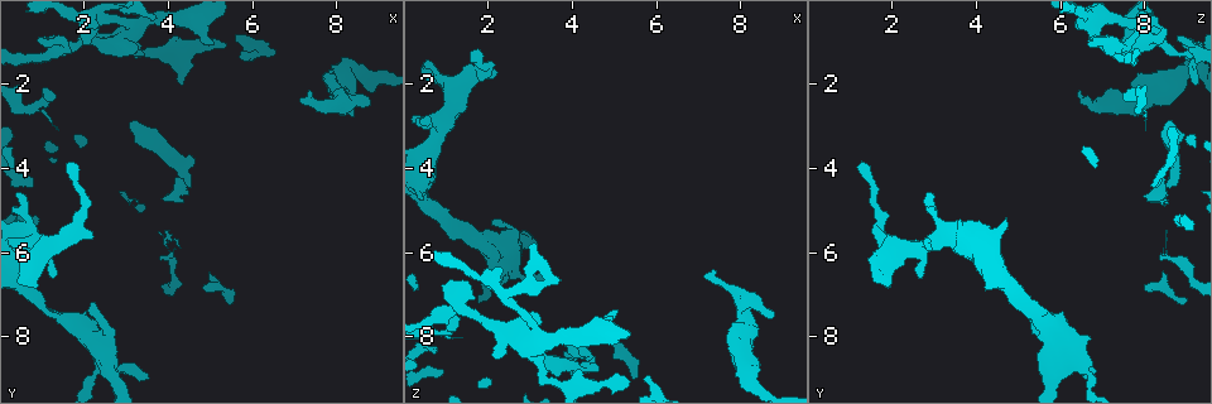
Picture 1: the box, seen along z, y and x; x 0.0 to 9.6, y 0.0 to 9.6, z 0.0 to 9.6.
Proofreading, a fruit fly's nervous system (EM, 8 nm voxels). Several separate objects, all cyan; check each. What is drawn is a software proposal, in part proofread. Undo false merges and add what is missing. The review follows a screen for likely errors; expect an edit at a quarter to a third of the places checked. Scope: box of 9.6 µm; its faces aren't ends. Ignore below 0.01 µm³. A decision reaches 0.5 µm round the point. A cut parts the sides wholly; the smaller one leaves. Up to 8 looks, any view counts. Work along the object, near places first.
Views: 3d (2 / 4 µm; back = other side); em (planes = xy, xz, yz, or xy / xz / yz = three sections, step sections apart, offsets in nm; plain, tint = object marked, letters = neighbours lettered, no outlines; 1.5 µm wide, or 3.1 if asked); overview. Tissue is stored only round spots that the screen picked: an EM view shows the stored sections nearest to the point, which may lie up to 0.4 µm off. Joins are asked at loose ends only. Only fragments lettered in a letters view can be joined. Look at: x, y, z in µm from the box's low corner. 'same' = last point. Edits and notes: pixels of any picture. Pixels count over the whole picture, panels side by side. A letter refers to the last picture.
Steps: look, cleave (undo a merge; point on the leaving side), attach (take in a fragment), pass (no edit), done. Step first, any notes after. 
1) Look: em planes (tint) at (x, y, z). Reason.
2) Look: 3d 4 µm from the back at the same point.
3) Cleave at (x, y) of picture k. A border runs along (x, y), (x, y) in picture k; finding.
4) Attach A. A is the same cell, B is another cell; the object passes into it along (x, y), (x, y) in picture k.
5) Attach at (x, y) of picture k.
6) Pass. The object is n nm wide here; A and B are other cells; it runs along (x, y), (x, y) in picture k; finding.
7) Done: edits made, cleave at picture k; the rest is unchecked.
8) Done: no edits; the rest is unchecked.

Look: 3d 4 µm from the back at (7.30, 2.20, 6.40).

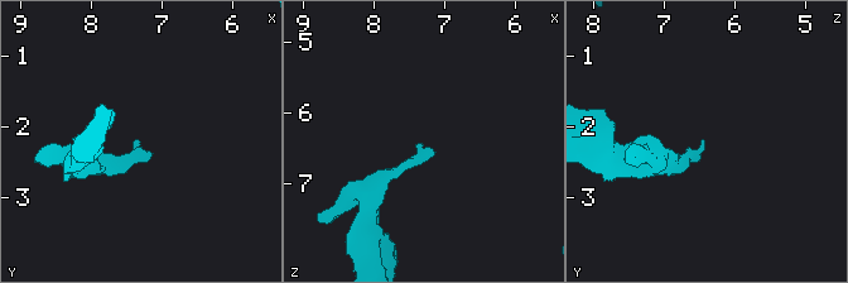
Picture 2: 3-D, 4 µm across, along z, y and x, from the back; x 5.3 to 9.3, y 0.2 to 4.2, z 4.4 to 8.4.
Look: em planes (letters) at (7.30, 2.20, 6.45).

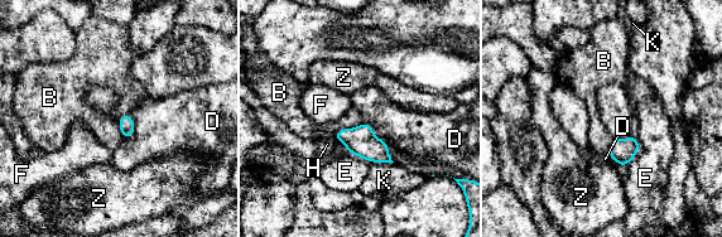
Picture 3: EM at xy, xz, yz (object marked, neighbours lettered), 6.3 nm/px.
Pass. B, D, E, F, H, K and Z are other cells; a border runs along (129, 112), (119, 117), (121, 138) in picture 3; no lettered fragment goes on from it.

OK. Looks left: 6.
Look: em xy step 4 (letters) at (3.45, 9.05, 6.60). An open end.

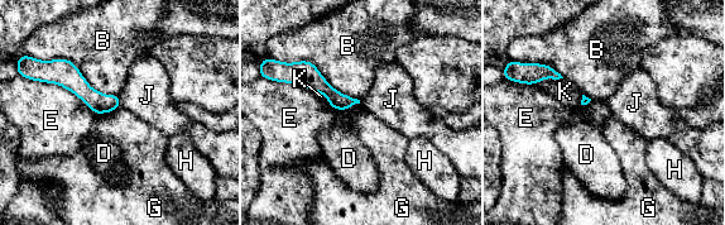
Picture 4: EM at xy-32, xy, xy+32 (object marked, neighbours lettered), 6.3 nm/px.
Pass. B, D, E, G, H, J and K are other cells; it runs along (53, 80), (116, 104) in picture 4; none of them fits.

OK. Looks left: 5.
Look: em planes (letters) at (1.60, 3.80, 1.30). End of a long branch.

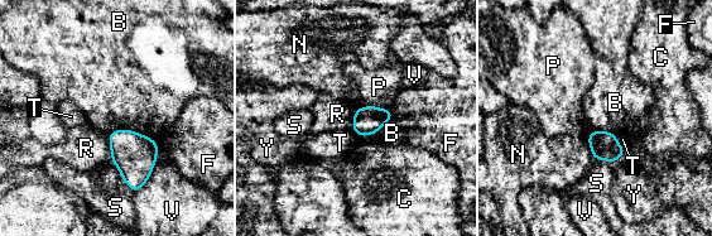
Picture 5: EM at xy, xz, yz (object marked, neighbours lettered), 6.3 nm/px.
Pass. The object is 140 nm wide here; B, C, F, N, P, R, S, T, V and Y are other cells; a border runs along (394, 118), (373, 134), (351, 129) in picture 5; no lettered fragment goes on from it.

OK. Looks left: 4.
Done: no edits; the rest is unchecked.

